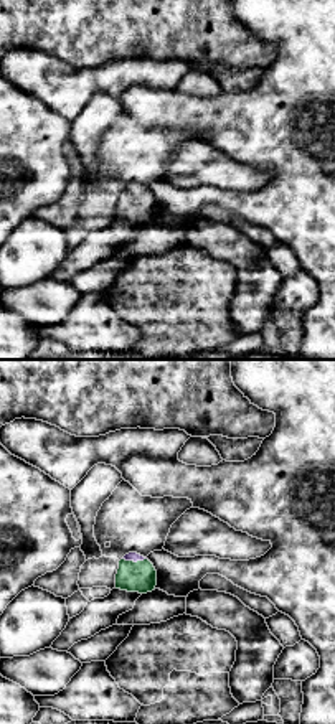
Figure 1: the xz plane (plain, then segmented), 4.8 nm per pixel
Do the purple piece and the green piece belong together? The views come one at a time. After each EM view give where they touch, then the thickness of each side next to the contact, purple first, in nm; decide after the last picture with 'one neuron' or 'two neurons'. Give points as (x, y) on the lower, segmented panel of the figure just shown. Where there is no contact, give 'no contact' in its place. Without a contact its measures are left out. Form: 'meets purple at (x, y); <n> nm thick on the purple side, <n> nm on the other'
meets purple at (134, 561); 50 nm thick on the purple side, 150 nm on the other

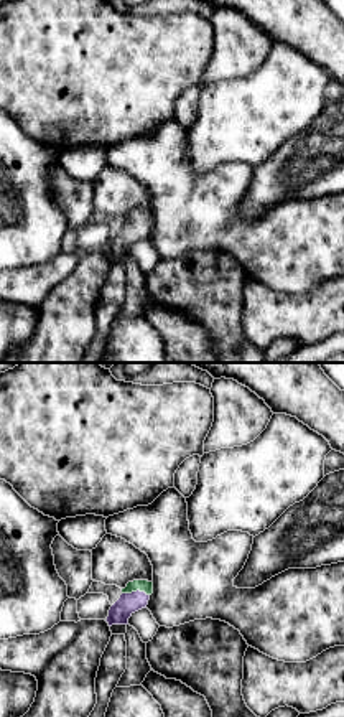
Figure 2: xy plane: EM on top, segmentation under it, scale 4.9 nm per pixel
meets purple at (135, 592); 110 nm thick on the purple side, 60 nm on the other

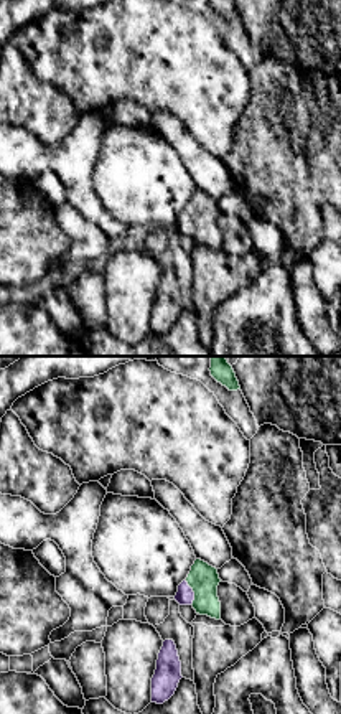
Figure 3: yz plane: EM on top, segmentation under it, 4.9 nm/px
meets purple at (193, 592); 90 nm thick on the purple side, 150 nm on the other

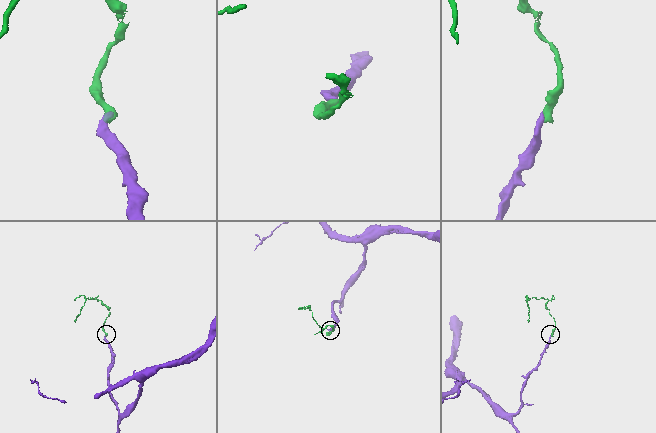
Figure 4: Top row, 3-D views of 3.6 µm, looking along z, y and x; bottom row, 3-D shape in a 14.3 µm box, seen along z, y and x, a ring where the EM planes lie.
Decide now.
one neuron

